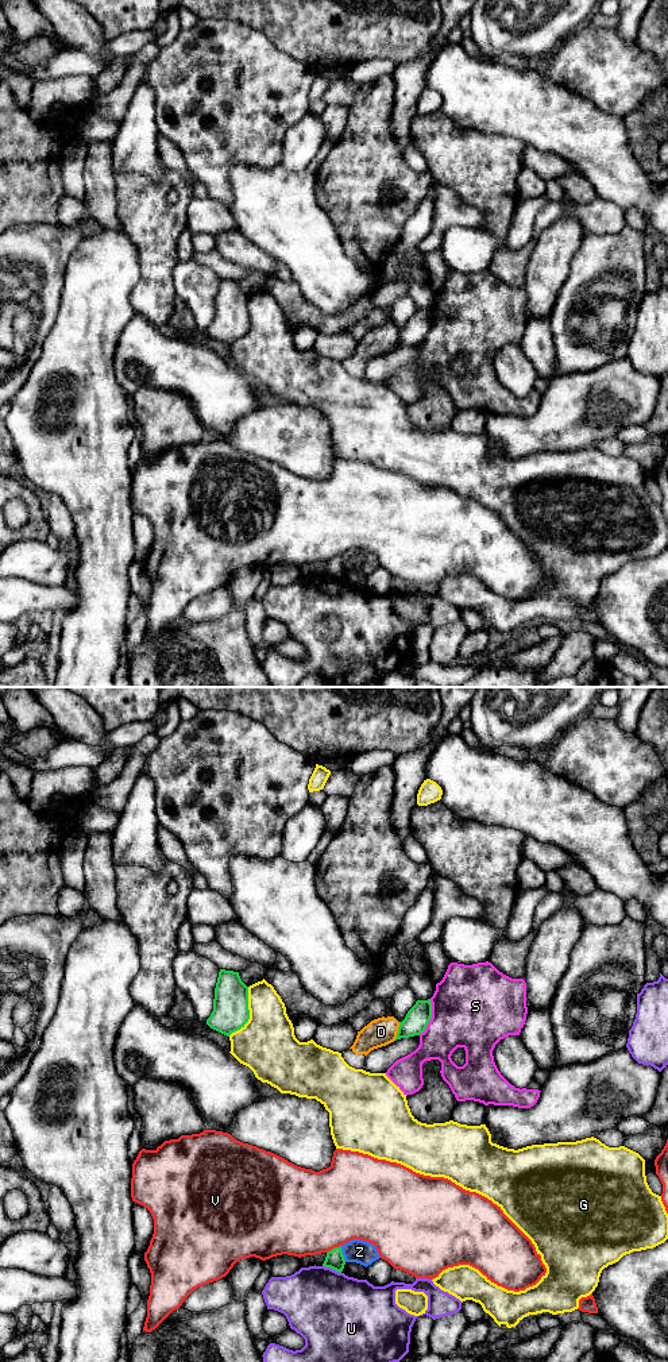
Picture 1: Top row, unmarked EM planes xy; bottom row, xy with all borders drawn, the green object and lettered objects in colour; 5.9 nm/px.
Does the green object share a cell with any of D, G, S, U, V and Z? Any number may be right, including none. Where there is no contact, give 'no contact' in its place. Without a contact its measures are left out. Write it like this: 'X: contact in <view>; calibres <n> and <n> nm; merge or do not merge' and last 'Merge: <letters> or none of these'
D: contact in xy; calibres 140 and 170 nm; do not merge
G: contact in xy; calibres 220 and 340 nm; do not merge
S: contact in xy; calibres 140 and 480 nm; do not merge
U: contact in xy; calibres 110 and 460 nm; do not merge
V: contact in xy; calibres 110 and 500 nm; do not merge
Z: contact in xy; calibres 110 and 140 nm; do not merge
Merge: none of these

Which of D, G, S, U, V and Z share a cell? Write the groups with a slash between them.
D / G / S / U / V / Z

